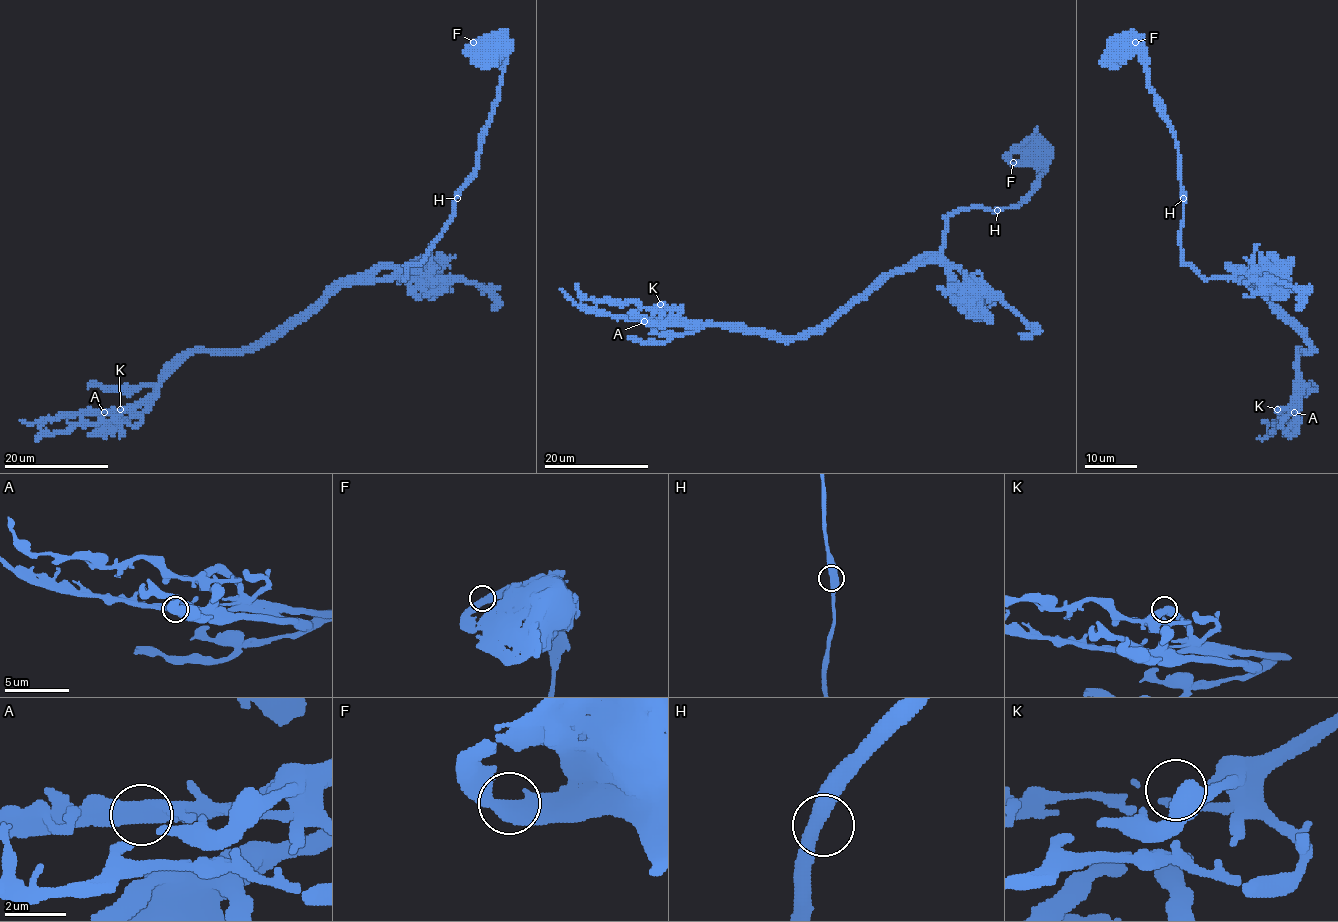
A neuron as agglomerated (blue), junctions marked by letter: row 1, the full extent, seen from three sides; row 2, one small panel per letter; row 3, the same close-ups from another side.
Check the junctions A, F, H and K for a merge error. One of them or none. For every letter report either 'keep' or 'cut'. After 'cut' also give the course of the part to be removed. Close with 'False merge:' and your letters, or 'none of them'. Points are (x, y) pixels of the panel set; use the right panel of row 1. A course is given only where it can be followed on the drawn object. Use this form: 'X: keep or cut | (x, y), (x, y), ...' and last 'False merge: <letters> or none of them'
A: cut | (1294, 412), (1298, 356), (1311, 346), (1249, 283), (1235, 276), (1286, 282), (1303, 292), (1306, 287)
F: keep
H: keep
K: keep
False merge: A

